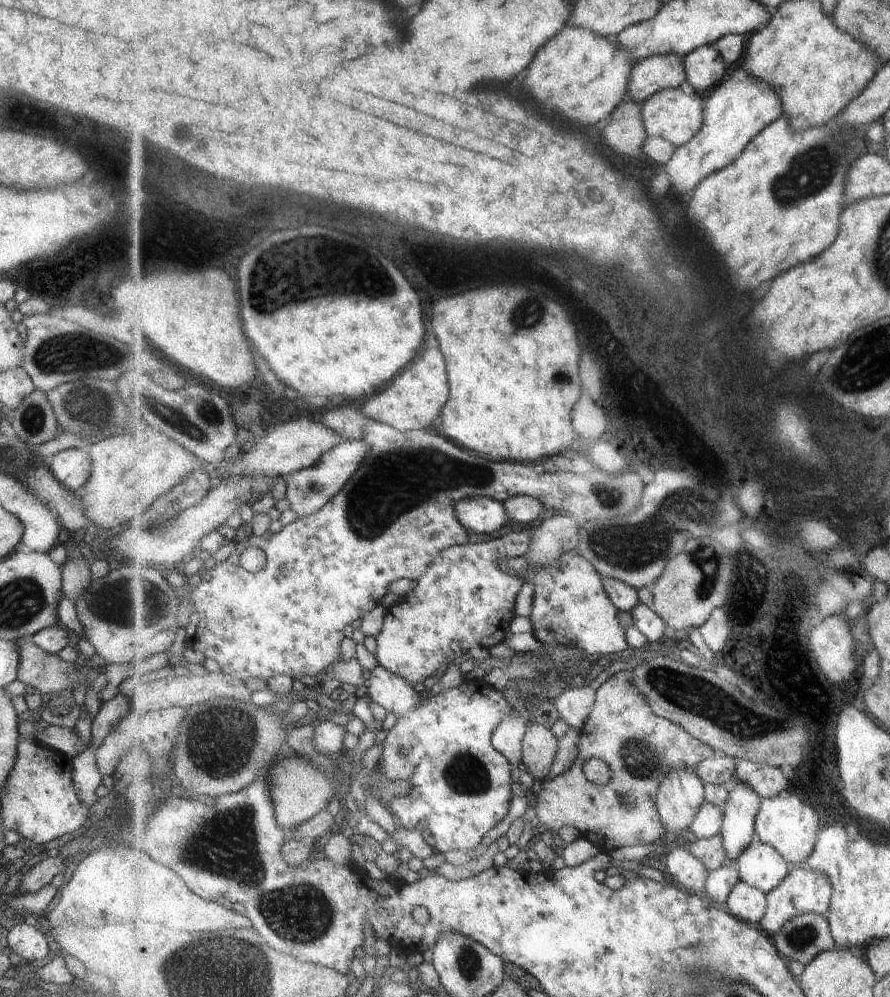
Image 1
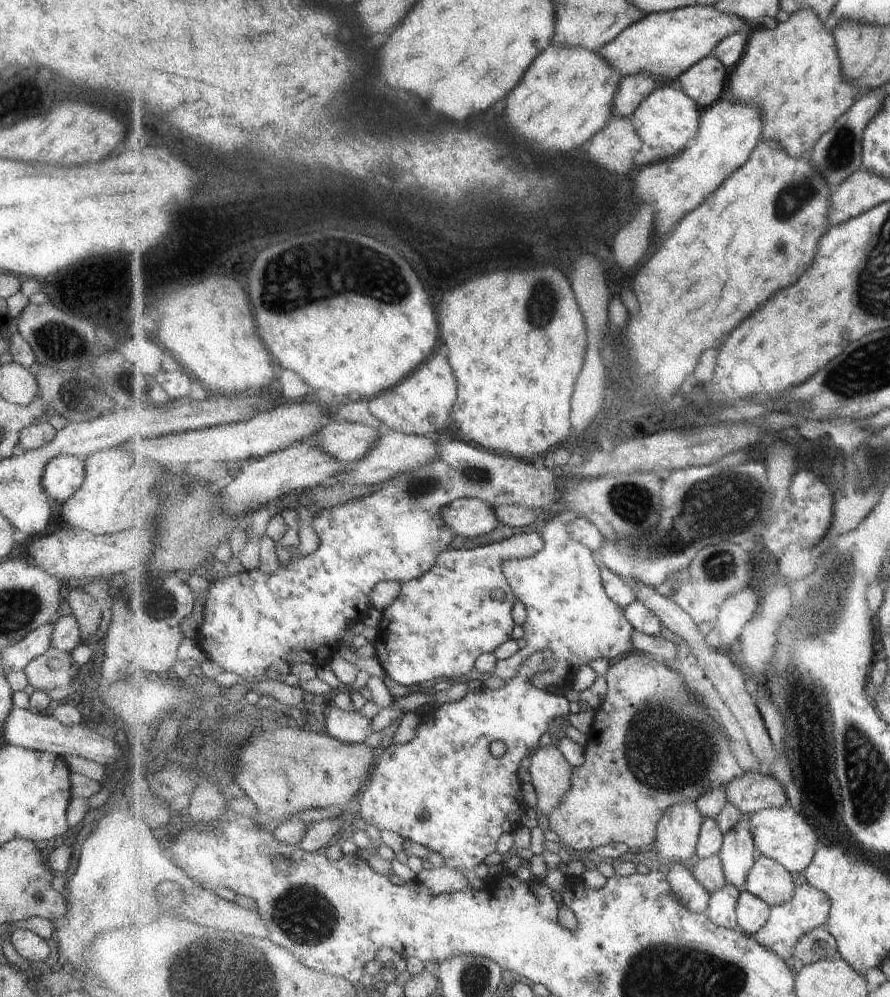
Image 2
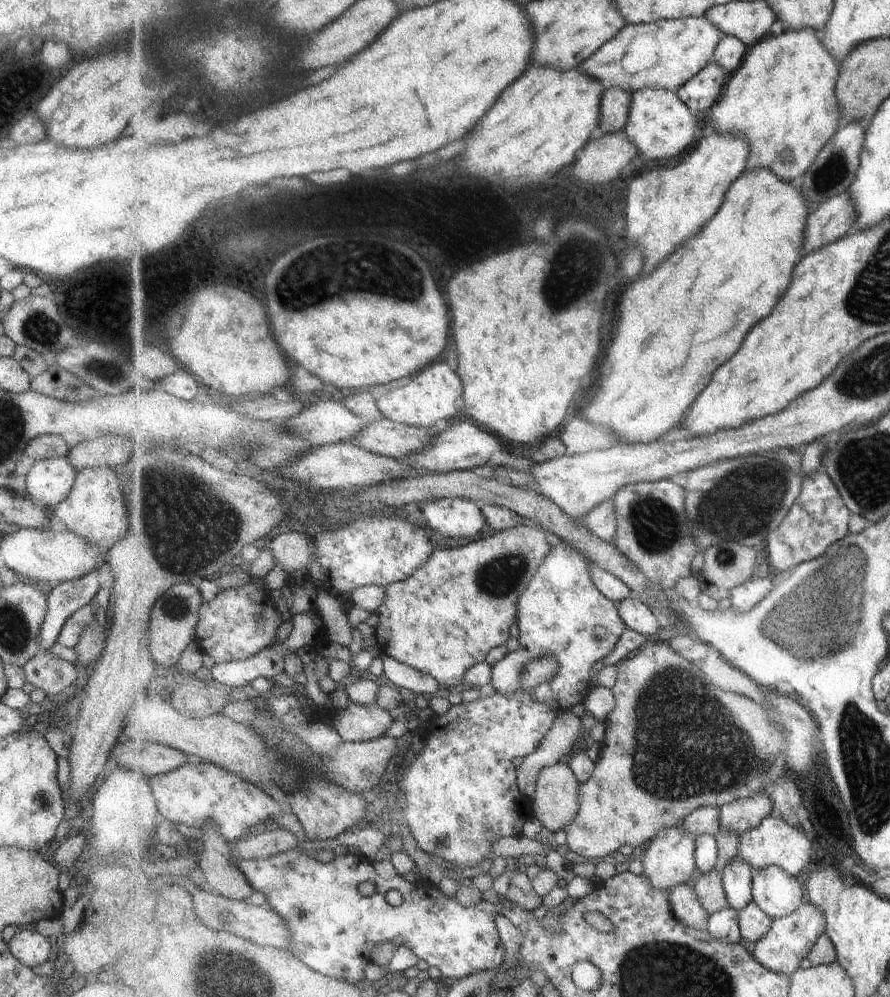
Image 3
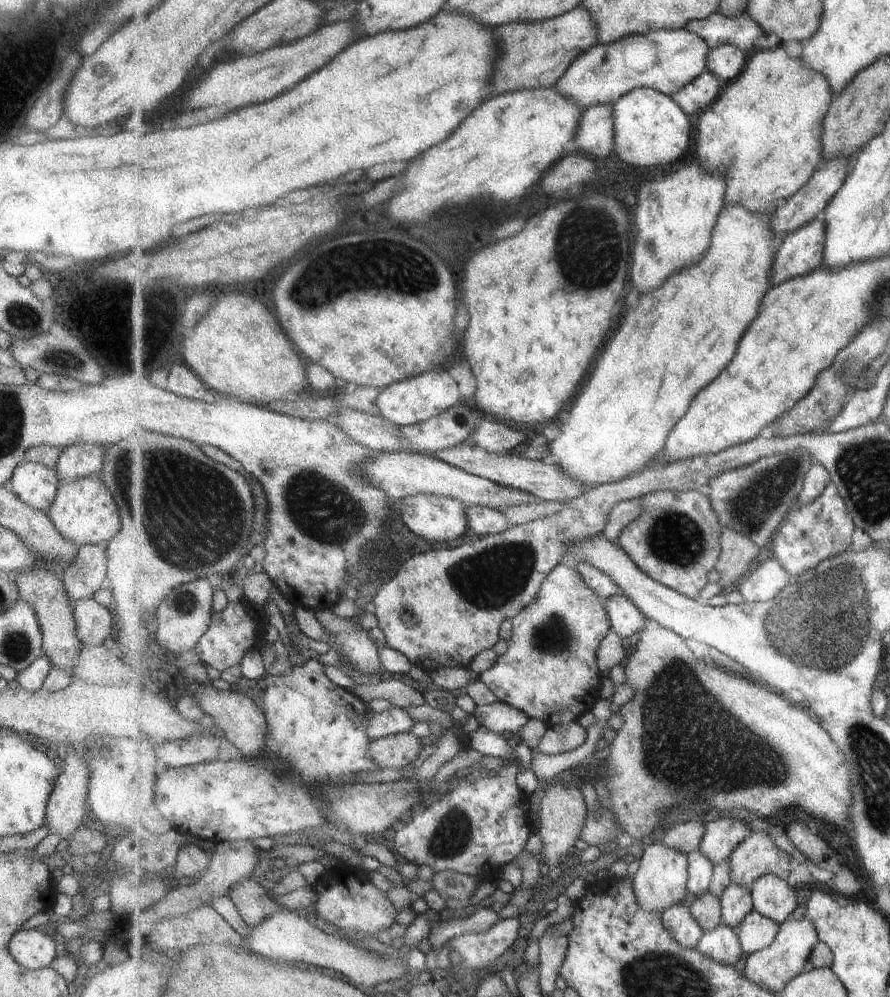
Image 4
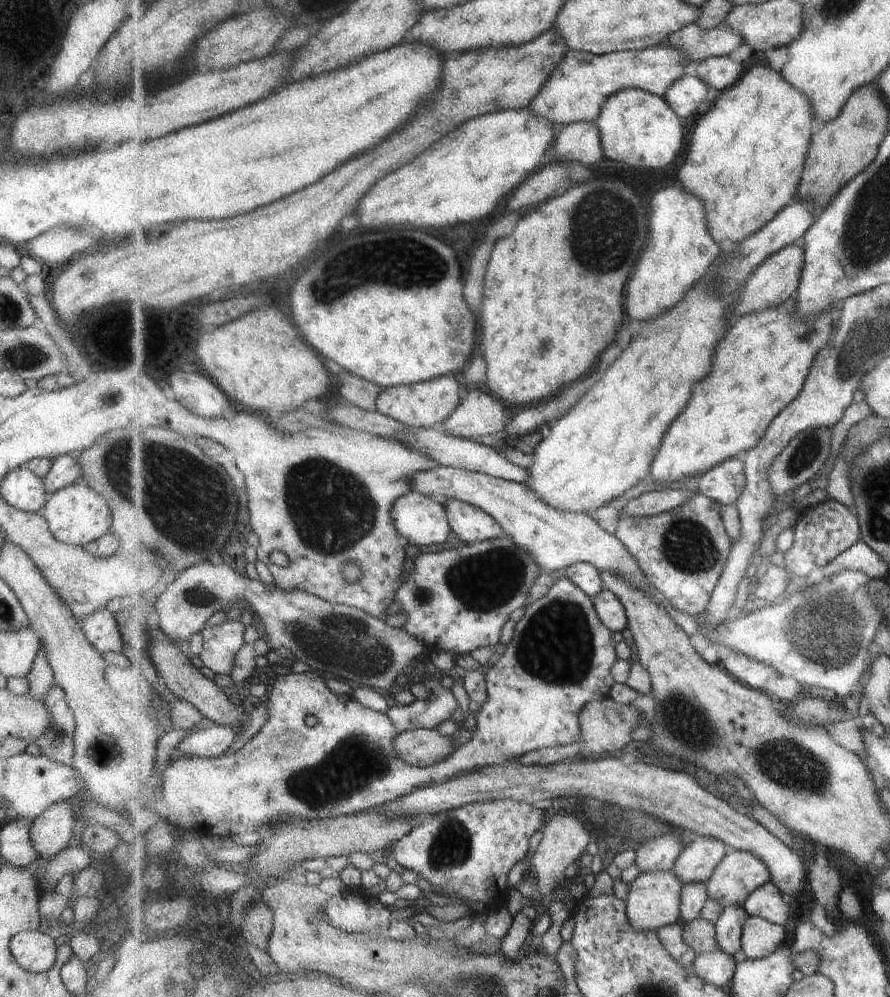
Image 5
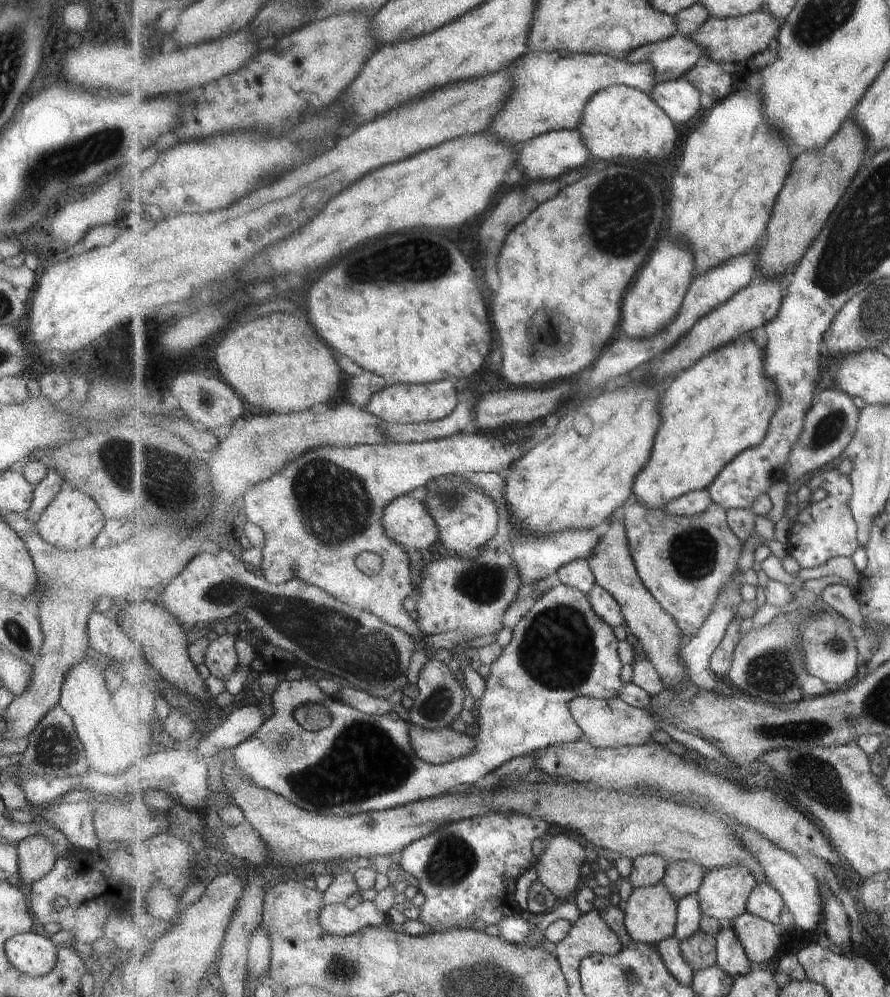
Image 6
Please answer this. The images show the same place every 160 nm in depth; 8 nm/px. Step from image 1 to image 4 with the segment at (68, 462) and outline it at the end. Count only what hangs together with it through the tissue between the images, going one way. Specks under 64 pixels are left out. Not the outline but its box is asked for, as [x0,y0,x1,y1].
[8,462,59,512]

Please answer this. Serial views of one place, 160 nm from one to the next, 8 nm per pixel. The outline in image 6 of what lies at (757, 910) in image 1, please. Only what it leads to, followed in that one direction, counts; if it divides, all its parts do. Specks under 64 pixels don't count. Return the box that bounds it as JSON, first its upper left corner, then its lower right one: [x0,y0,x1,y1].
[730,912,783,967]

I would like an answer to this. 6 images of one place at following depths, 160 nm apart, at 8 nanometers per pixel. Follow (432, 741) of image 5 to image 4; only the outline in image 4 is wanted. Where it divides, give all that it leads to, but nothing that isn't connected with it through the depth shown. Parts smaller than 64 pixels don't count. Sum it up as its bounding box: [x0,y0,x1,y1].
[368,731,423,769]

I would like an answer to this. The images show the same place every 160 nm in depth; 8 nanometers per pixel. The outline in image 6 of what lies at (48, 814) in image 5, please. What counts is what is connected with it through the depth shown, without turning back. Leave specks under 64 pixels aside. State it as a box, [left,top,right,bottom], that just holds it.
[15,836,57,886]

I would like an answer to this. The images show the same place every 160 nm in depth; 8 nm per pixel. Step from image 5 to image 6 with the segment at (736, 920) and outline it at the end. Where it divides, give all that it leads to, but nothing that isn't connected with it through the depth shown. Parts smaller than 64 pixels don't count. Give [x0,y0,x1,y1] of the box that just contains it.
[716,923,755,978]

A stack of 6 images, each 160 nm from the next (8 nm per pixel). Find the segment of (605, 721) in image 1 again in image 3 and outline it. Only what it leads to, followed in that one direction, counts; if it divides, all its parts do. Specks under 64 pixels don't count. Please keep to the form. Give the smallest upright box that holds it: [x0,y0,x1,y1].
[564,641,825,862]

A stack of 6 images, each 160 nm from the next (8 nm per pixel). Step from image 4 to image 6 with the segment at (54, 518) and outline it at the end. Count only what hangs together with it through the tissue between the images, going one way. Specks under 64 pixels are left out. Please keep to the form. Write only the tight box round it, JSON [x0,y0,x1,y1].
[35,486,105,551]

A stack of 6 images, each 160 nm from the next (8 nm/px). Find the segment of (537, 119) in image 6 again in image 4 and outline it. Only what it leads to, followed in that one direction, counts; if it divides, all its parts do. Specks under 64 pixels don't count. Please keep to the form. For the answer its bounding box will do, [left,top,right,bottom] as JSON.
[555,29,710,110]

